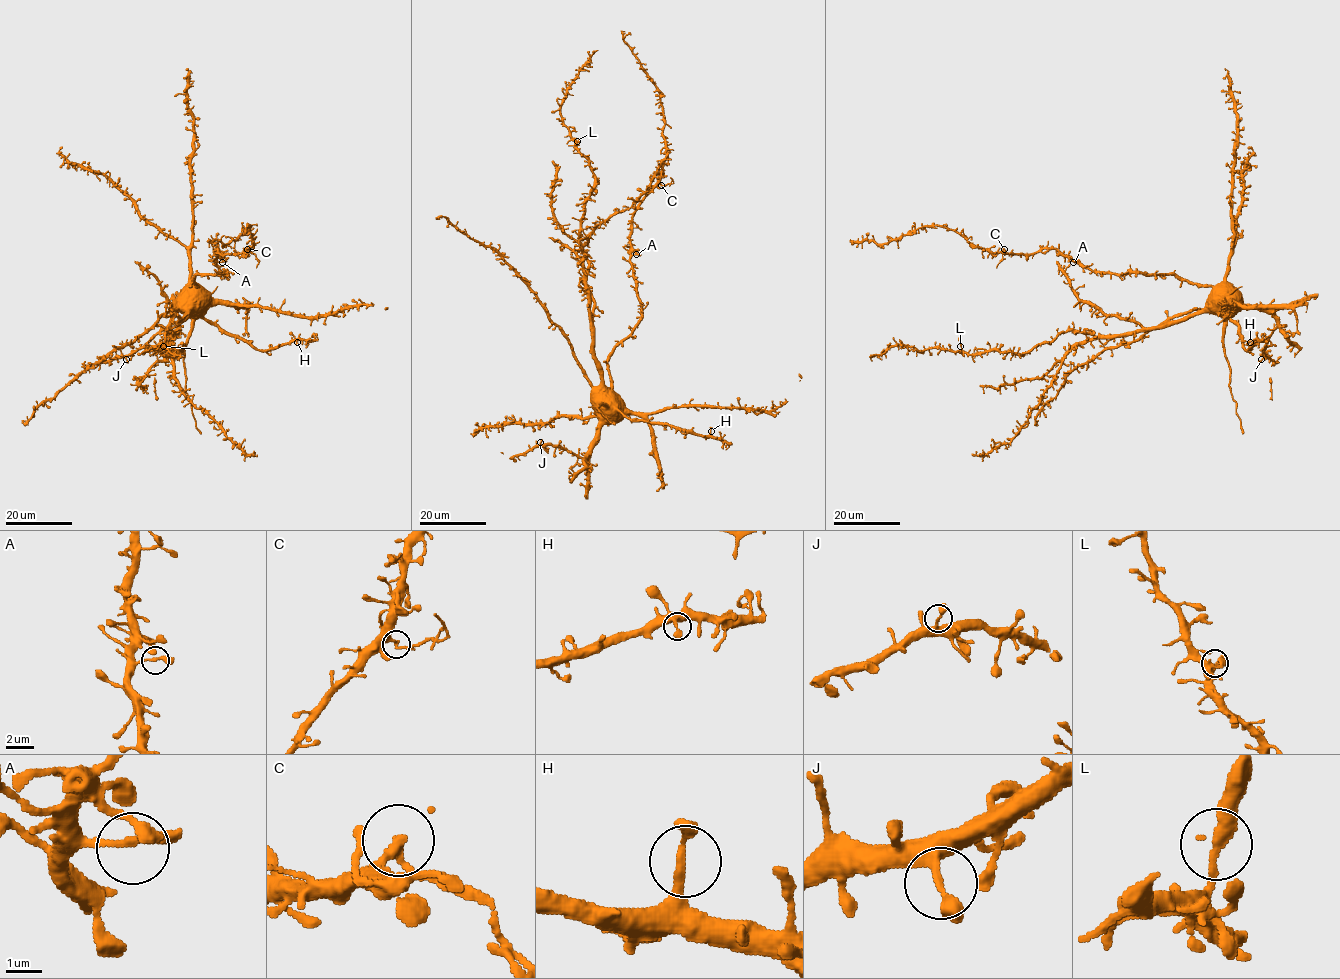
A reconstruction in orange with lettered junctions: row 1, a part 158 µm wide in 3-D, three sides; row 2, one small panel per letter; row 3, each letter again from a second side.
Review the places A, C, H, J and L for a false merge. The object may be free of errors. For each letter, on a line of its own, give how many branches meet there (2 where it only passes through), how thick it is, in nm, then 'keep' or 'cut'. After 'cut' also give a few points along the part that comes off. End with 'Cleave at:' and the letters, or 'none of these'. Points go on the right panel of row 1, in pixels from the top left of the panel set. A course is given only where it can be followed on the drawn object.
A: branches 2; calibre 200 nm; keep
C: branches 2; calibre 200 nm; cut; course (1003, 249), (996, 267)
H: branches 2; calibre 220 nm; keep
J: branches 2; calibre 240 nm; keep
L: branches 2; calibre 300 nm; keep
Cleave at: C

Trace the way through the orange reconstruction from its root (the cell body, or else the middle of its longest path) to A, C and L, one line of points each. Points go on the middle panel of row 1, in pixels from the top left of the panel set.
A: (607, 395), (610, 391), (608, 356), (631, 332), (640, 317), (637, 280), (630, 261), (630, 257), (636, 254)
C: (607, 395), (610, 391), (608, 356), (640, 317), (630, 261), (631, 219), (636, 206), (660, 184)
L: (607, 395), (599, 392), (585, 282), (588, 259), (579, 239), (594, 173), (577, 141)

